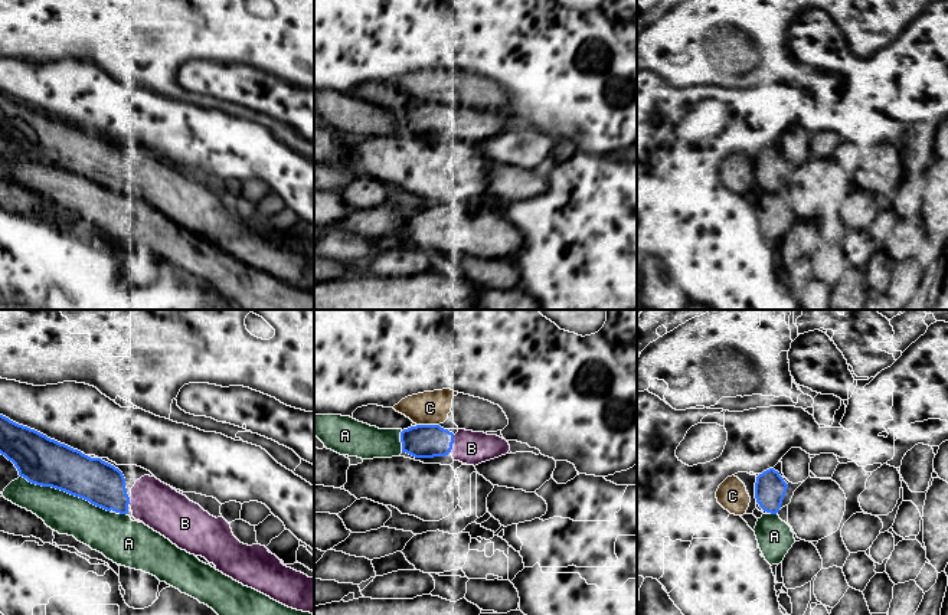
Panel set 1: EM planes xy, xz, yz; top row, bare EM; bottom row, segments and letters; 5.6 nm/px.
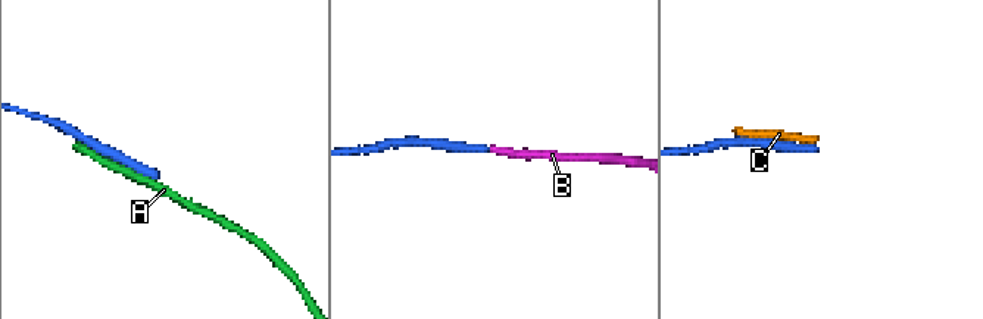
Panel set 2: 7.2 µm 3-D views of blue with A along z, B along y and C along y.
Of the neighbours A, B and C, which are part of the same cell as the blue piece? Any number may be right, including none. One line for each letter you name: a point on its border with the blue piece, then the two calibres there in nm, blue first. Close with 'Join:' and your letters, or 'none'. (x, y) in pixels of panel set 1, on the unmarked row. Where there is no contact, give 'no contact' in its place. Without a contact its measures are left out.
B: meets blue in xz at (453, 120); 190 nm thick on the blue side, 190 nm on the other
Join: B

